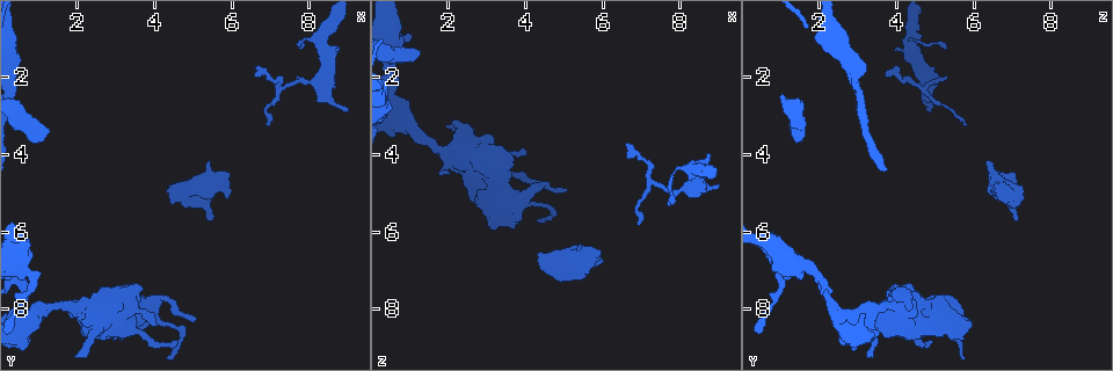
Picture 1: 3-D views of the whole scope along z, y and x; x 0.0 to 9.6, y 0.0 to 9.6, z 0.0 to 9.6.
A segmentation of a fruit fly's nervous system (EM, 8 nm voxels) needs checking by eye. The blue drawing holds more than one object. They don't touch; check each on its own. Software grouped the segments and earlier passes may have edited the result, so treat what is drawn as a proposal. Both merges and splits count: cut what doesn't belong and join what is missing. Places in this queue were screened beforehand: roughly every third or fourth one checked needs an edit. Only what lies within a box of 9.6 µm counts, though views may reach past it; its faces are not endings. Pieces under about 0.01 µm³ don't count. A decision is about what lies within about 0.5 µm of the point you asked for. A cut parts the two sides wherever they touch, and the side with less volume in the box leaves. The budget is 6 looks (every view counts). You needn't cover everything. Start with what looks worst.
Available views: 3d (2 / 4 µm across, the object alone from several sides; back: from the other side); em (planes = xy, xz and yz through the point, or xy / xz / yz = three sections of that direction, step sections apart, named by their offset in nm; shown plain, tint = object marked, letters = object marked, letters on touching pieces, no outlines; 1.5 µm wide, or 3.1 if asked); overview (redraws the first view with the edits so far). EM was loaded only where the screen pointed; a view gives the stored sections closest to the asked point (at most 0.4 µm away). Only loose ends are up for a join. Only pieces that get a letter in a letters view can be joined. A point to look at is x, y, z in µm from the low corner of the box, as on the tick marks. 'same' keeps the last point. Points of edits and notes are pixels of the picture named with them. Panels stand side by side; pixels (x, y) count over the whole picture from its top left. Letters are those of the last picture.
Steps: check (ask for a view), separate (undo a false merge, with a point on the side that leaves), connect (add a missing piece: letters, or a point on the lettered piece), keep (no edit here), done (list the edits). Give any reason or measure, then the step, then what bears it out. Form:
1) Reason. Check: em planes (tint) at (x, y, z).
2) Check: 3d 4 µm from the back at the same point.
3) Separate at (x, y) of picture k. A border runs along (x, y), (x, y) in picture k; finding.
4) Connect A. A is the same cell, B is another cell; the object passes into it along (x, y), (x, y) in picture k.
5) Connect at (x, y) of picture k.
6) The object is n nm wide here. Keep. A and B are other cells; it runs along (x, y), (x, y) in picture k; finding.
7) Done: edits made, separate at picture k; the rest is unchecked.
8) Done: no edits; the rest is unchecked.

Check: 3d 2 µm at (1.25, 3.35, 1.35).

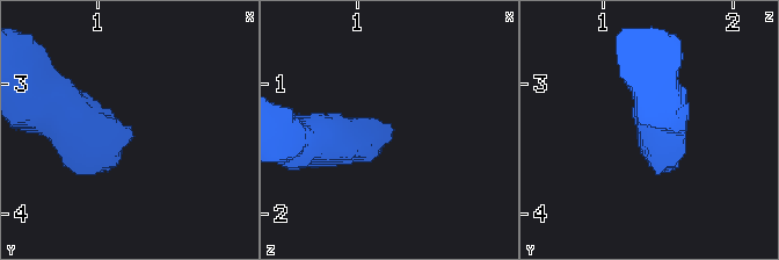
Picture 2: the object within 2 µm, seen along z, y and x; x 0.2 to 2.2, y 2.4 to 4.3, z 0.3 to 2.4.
Check: em xy step 8 (letters) at (1.26, 3.40, 1.32).

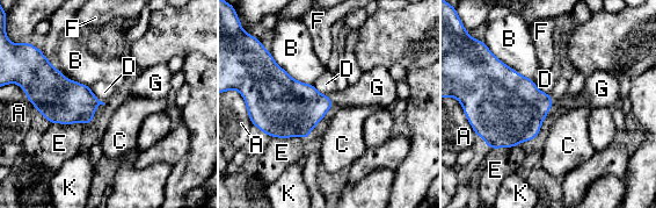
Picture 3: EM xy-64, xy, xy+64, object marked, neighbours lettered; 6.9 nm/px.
Connect G. G is the same cell, A, B, C, D, E, F and K are other cells; it goes on there.

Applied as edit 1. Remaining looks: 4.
Redraw. Check: overview.

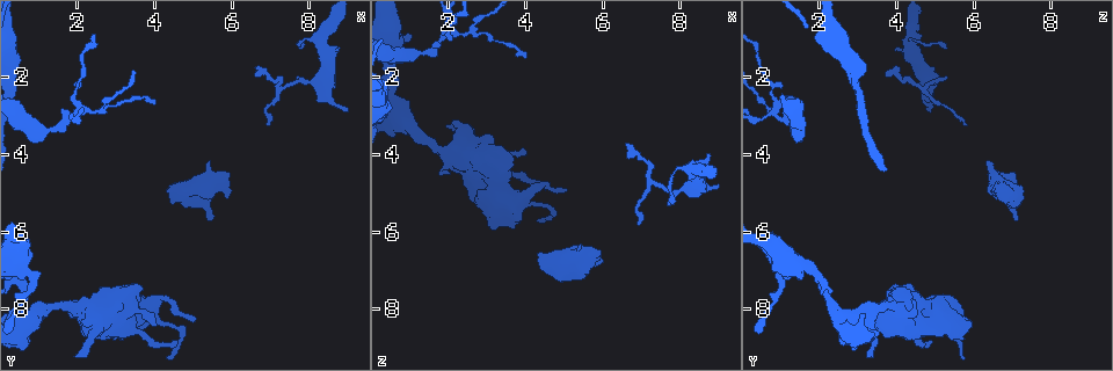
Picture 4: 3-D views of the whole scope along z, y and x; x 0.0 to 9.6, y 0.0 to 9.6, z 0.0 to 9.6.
Stops while still wide. Check: 3d 2 µm at (5.55, 5.65, 7.00).

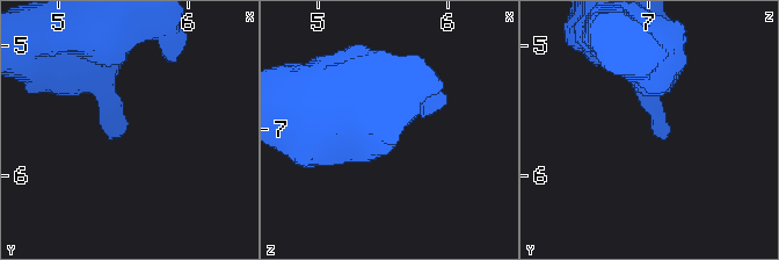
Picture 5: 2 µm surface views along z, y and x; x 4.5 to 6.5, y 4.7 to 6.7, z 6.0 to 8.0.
Now the EM. Check: em planes (letters) at (5.48, 5.68, 7.04).

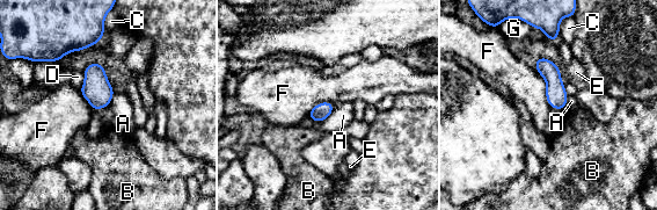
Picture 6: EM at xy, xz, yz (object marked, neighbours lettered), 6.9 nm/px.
The longest contact is with F, 260 nm. Keep. A, B, C, D, E, F and G are other cells; none of them fits.

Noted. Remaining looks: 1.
Thick end. Check: em planes (letters) at (2.00, 7.75, 4.45).

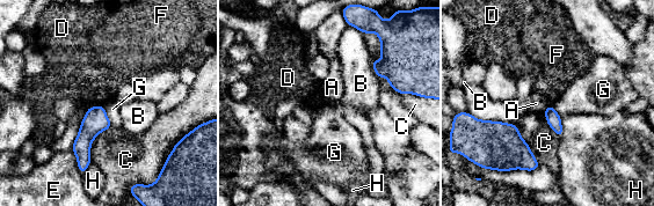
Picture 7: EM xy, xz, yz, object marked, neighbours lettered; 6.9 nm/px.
The longest contact is with C, 280 nm. Keep. A, B, C, D, E, F, G and H are other cells; it runs along (100, 108), (82, 142), (82, 168) in picture 7; none of them fits.

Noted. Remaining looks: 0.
Done: edits made, connect at picture 3; the rest is unchecked.

